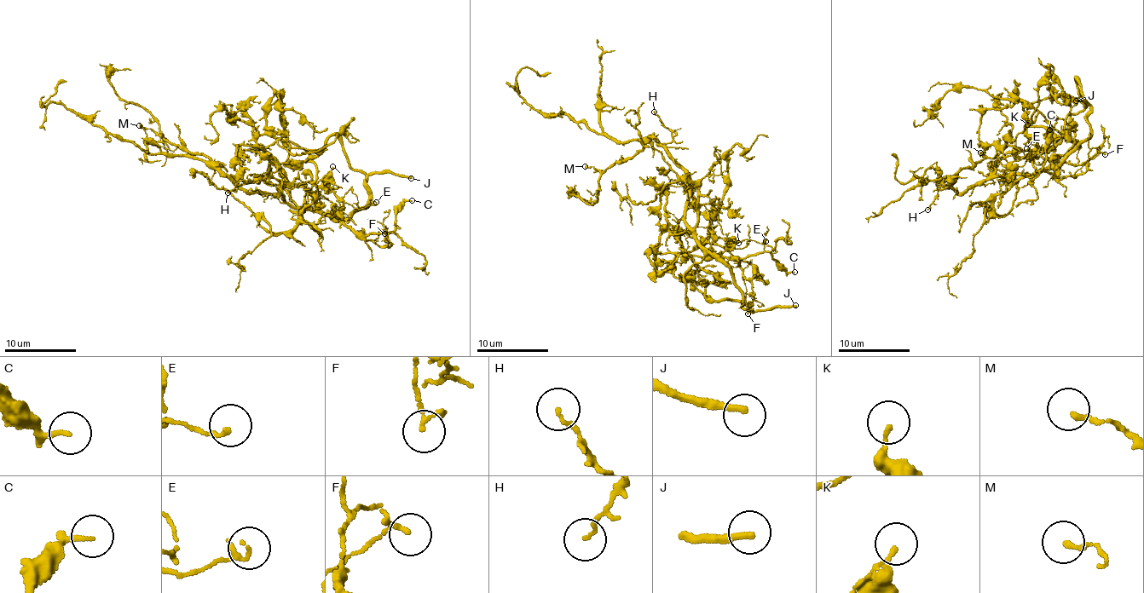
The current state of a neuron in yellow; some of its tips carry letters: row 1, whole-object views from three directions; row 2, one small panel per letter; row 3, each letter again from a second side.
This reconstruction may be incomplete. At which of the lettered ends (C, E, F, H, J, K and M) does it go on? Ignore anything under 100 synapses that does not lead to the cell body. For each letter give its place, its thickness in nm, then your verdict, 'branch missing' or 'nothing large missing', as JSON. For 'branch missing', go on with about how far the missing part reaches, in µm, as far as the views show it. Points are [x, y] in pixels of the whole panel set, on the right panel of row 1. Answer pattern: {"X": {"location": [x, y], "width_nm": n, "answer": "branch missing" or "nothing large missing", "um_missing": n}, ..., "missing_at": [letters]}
{"C": {"location": [1049, 129], "width_nm": 110, "answer": "nothing large missing"}, "E": {"location": [1026, 148], "width_nm": 100, "answer": "nothing large missing"}, "F": {"location": [1105, 154], "width_nm": 110, "answer": "nothing large missing"}, "H": {"location": [927, 210], "width_nm": 120, "answer": "nothing large missing"}, "J": {"location": [1076, 100], "width_nm": 240, "answer": "branch missing", "um_missing": 15}, "K": {"location": [1027, 124], "width_nm": 140, "answer": "nothing large missing"}, "M": {"location": [980, 152], "width_nm": 170, "answer": "nothing large missing"}, "missing_at": ["J"]}

